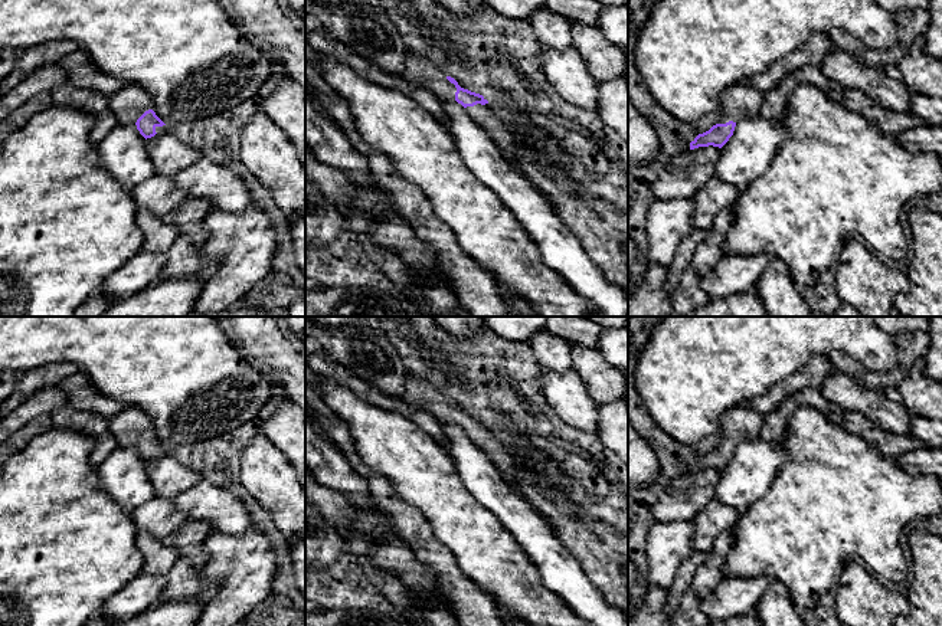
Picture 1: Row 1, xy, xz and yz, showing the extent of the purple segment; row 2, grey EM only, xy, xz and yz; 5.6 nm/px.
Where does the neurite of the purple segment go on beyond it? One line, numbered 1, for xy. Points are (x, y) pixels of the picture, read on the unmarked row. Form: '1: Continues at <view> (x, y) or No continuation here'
1: No continuation here

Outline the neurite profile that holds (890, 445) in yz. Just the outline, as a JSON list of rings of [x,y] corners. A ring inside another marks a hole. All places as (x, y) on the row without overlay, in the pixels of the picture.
[[[845,412],[844,422],[841,426],[845,430],[861,436],[863,439],[874,445],[882,455],[890,459],[894,459],[903,453],[919,448],[930,449],[929,445],[910,435],[896,435],[877,427],[866,416],[857,412]]]

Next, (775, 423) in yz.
[[[804,389],[784,400],[773,412],[765,416],[759,432],[763,442],[778,442],[782,439],[792,414],[802,407],[818,409],[830,422],[843,425],[845,410],[827,400],[820,389]]]

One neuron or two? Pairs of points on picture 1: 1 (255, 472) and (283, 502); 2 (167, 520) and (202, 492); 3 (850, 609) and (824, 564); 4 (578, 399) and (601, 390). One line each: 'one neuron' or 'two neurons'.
1: one neuron
2: two neurons
3: two neurons
4: two neurons

